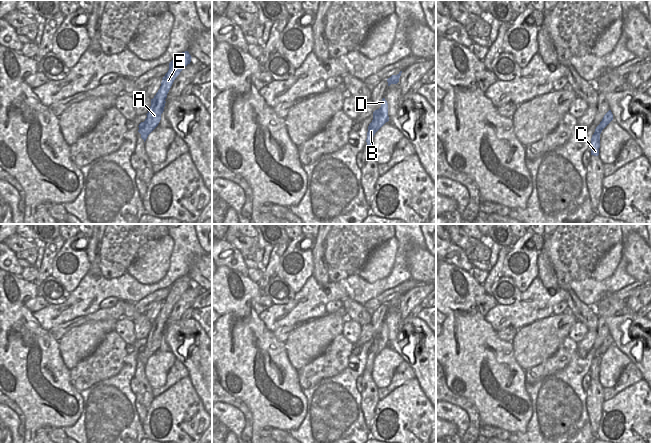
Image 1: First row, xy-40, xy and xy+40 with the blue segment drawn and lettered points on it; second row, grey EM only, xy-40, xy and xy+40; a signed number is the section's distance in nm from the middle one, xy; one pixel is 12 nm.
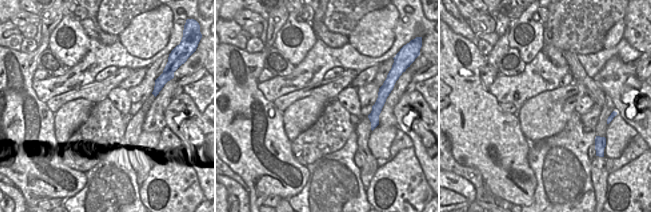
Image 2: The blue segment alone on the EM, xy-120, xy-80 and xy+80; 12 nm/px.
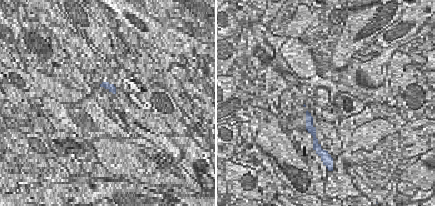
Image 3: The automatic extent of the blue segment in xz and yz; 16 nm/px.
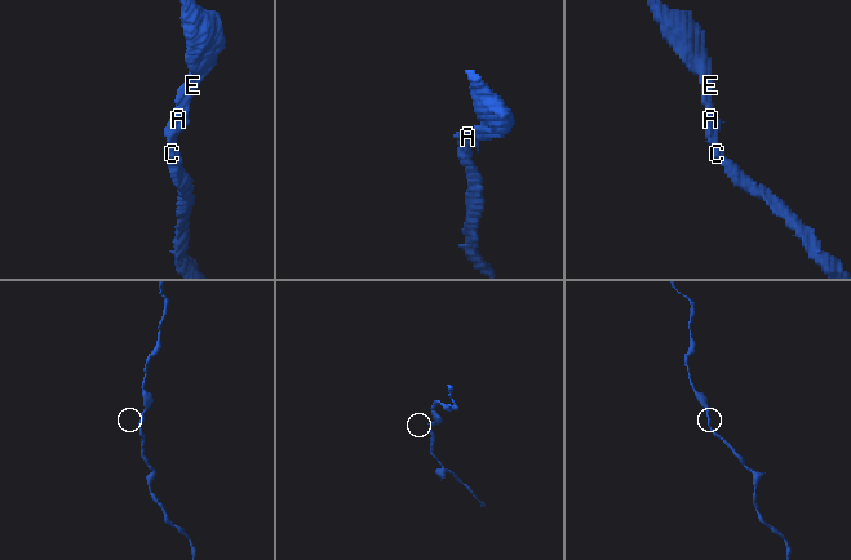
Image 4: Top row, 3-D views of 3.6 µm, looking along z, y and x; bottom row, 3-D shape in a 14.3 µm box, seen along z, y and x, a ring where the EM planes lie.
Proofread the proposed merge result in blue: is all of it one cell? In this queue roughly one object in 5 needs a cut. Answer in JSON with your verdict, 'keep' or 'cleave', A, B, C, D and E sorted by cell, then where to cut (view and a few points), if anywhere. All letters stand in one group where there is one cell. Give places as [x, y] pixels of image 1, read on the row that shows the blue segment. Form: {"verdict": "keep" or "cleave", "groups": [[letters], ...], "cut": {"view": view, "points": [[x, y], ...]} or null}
{"verdict": "keep", "groups": [["A", "B", "C", "D", "E"]], "cut": null}

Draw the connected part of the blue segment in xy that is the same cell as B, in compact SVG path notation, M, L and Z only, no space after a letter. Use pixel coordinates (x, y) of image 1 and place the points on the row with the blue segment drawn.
M383 98L381 107L373 112L373 120L368 126L366 142L369 149L372 148L375 133L388 121L388 103L385 98Z

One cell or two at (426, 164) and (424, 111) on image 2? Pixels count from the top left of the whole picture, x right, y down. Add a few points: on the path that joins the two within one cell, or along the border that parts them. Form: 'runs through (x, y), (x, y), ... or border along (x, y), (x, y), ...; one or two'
runs through (417, 144), (415, 137), (404, 125), (404, 104); one

